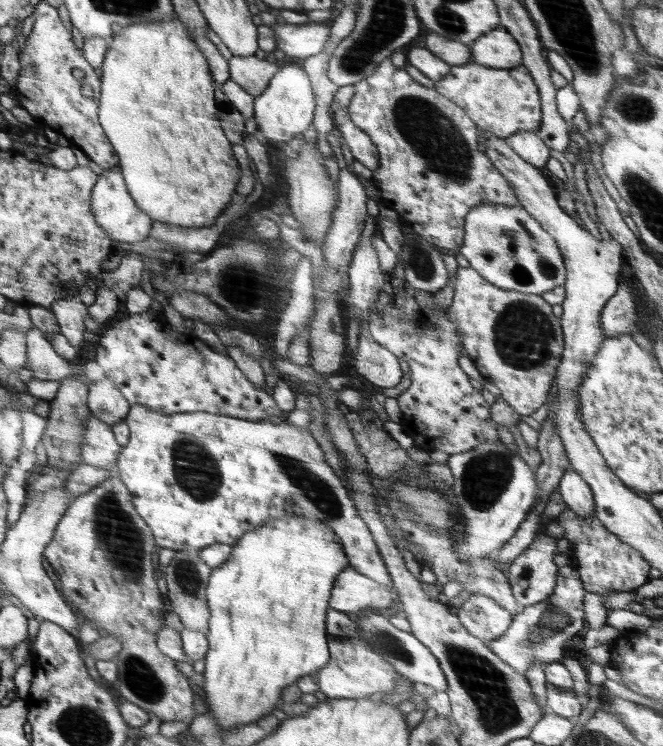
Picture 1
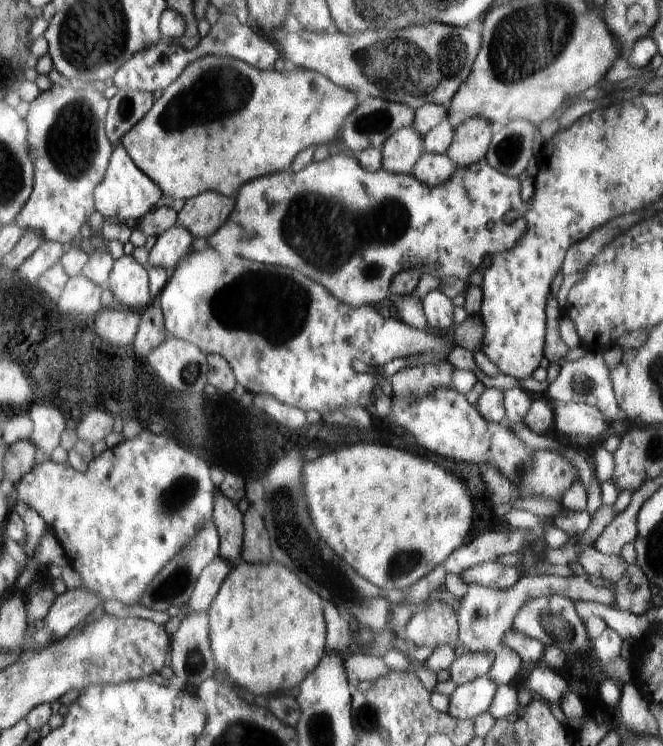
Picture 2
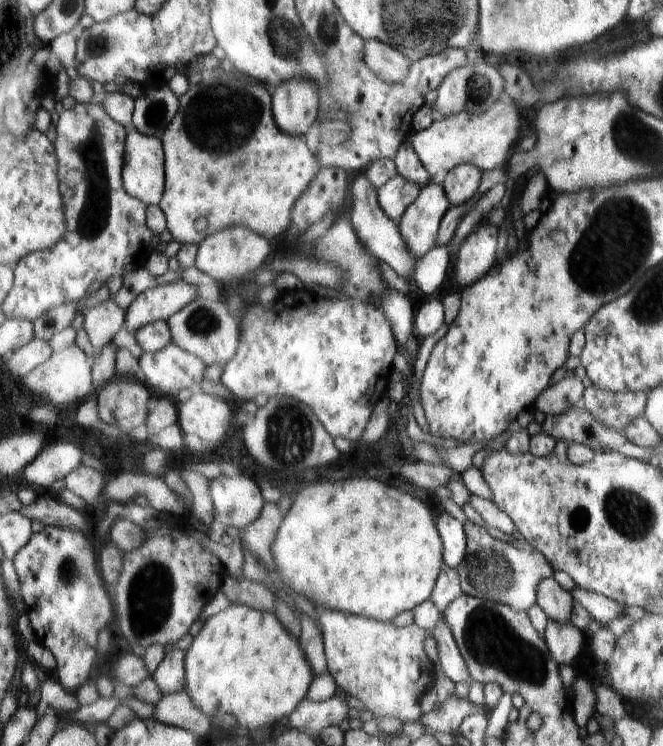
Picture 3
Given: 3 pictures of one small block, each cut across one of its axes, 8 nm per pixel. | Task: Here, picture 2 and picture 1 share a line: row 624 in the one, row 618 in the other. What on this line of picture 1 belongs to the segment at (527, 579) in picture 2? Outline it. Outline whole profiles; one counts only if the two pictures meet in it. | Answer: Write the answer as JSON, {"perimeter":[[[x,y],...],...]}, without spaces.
{"perimeter":[[[470,593],[466,602],[458,607],[457,614],[469,634],[486,642],[506,633],[513,616],[492,597],[474,593]]]}

